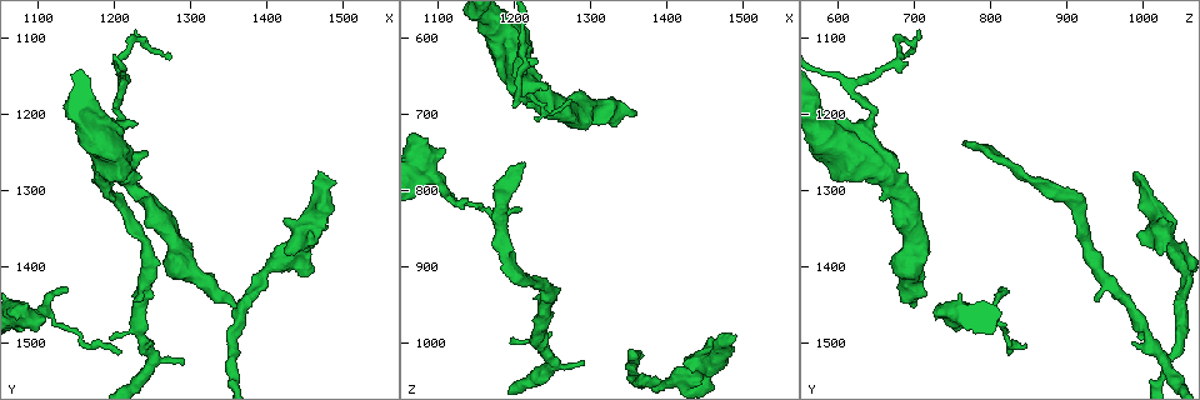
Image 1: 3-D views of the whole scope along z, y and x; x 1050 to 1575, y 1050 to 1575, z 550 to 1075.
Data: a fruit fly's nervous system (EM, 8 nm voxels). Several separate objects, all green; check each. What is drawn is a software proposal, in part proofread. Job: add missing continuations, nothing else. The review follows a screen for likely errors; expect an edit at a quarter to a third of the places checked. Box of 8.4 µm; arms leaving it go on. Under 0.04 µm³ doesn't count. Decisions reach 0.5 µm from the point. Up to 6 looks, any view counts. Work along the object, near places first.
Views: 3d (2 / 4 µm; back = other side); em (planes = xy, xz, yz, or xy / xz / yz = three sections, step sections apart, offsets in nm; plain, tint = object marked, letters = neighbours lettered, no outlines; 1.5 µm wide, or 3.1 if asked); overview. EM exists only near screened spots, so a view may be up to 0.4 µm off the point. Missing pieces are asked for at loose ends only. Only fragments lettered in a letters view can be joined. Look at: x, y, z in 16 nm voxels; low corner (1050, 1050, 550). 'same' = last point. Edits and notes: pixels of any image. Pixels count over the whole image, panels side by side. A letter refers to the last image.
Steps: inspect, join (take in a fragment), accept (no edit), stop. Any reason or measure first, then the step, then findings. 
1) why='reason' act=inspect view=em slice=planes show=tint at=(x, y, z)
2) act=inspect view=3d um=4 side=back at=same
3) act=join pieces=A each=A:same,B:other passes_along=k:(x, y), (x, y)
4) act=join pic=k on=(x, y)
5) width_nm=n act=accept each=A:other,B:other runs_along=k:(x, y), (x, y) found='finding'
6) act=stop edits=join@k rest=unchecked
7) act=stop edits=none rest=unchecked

why='branch stops here' act=inspect view=em slice=planes show=letters at=(1210, 1515, 825)

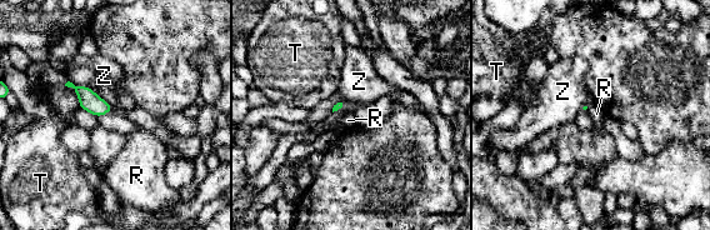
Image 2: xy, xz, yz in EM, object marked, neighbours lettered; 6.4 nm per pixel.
longest_contact=T:200nm act=accept each=R:other,T:other,Z:other found='no lettered fragment goes on from it'

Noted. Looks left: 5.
why='free end' act=inspect view=em slice=planes show=letters at=(1140, 1430, 810)

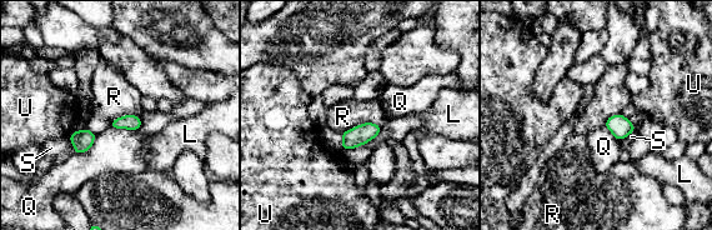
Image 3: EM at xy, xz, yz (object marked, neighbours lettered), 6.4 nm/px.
act=accept each=L:other,Q:other,R:other,S:other,U:other border=3:(380, 125), (362, 123), (341, 134) found='none of them fits'

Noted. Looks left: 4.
why='end of a long branch' act=inspect view=em slice=planes show=letters at=(1215, 1235, 765)

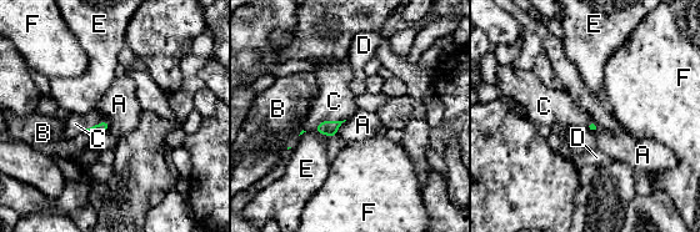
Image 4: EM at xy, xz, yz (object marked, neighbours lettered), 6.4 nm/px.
act=join pieces=C each=A:other,B:other,C:same,D:other,E:other,F:other passes_along=4:(329, 127), (329, 121), (334, 101) found='it goes on there'

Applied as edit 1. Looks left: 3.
act=stop edits=join@4 rest=unchecked

